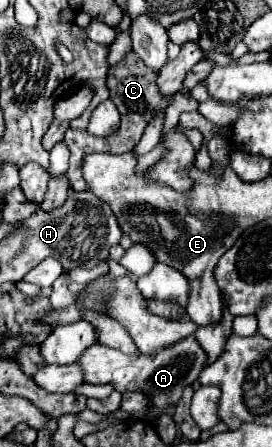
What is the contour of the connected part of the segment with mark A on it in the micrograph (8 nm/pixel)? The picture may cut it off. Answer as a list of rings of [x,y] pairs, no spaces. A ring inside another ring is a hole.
[[[188,336],[180,342],[176,342],[174,346],[158,350],[158,354],[154,358],[148,358],[146,354],[142,354],[138,358],[128,356],[120,350],[108,348],[98,342],[80,354],[76,364],[82,368],[86,384],[112,384],[118,392],[140,390],[152,400],[152,406],[162,408],[166,404],[172,404],[172,406],[178,404],[184,386],[198,380],[198,376],[204,368],[204,360],[206,360],[204,350],[198,346],[194,336]]]

